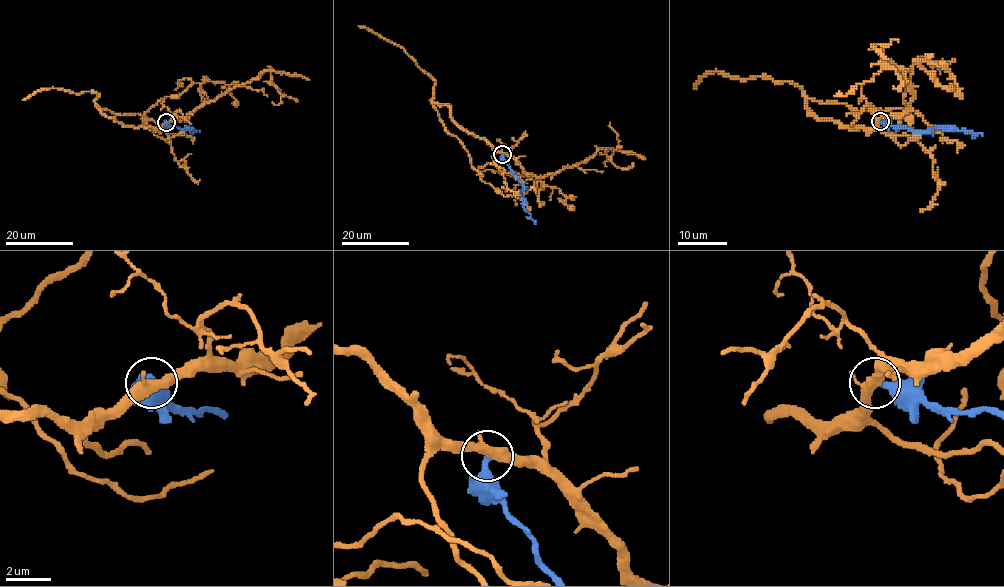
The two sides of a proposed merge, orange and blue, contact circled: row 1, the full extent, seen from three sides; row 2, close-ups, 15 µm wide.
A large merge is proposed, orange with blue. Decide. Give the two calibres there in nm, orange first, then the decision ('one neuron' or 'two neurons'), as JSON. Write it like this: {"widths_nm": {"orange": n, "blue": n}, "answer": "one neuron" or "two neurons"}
{"widths_nm": {"orange": 380, "blue": 340}, "answer": "two neurons"}

